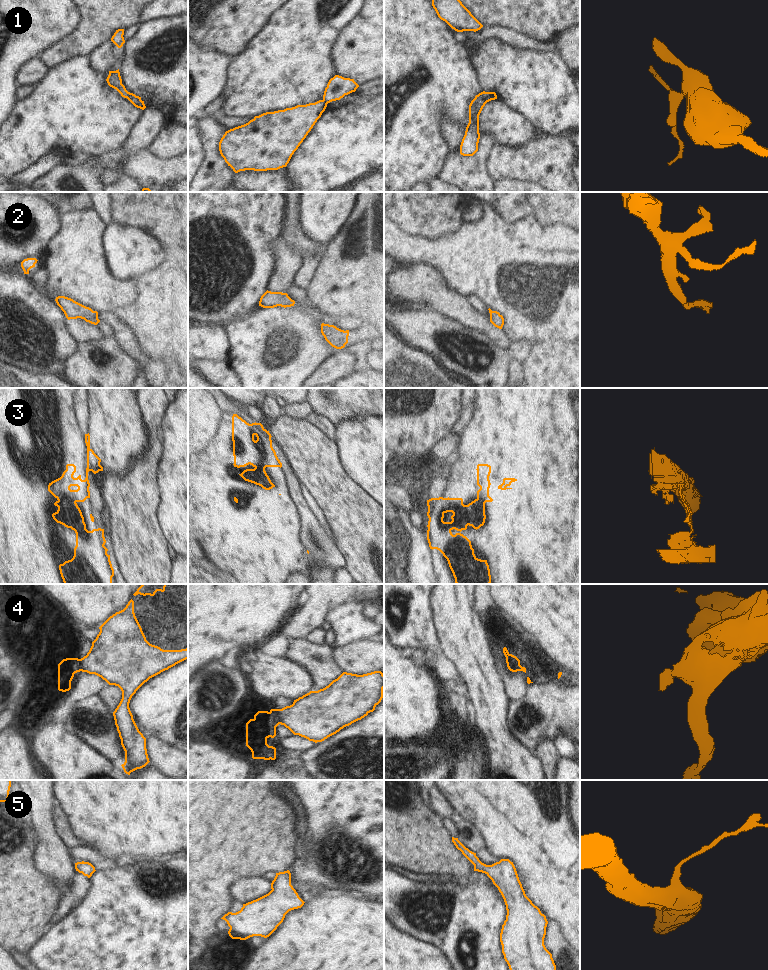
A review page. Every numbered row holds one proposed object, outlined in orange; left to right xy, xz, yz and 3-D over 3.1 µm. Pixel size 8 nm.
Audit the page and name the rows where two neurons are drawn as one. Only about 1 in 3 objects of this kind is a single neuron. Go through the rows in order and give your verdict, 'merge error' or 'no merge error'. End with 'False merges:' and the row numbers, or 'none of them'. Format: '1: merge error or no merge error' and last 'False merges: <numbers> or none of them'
1: merge error
2: no merge error
3: merge error
4: merge error
5: no merge error
False merges: 1, 3, 4

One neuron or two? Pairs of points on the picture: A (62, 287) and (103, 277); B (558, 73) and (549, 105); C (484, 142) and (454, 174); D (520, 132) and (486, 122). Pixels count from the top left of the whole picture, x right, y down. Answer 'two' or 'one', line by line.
A: one
B: one
C: one
D: one

